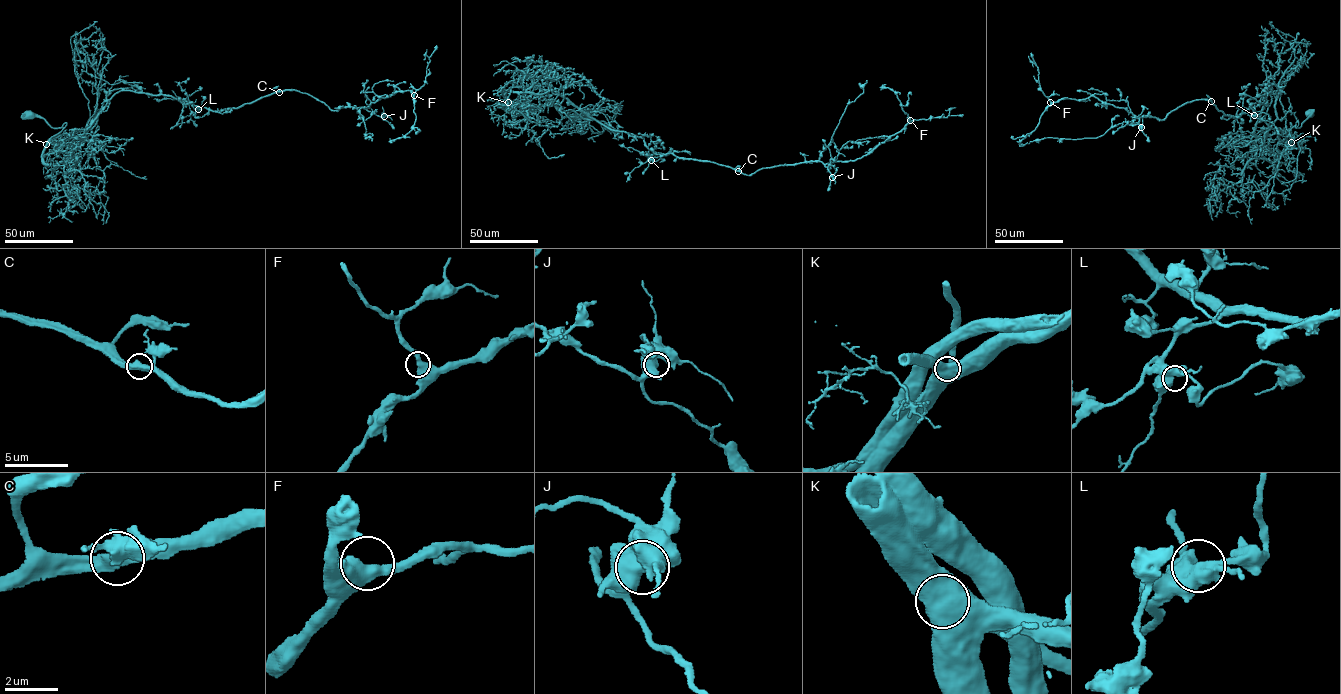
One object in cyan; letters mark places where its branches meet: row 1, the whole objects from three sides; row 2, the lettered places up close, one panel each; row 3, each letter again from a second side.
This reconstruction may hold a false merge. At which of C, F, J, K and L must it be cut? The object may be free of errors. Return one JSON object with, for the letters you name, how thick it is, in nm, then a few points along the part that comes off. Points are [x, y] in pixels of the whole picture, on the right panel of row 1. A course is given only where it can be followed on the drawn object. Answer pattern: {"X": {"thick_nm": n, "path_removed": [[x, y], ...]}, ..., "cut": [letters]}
{"cut": []}

